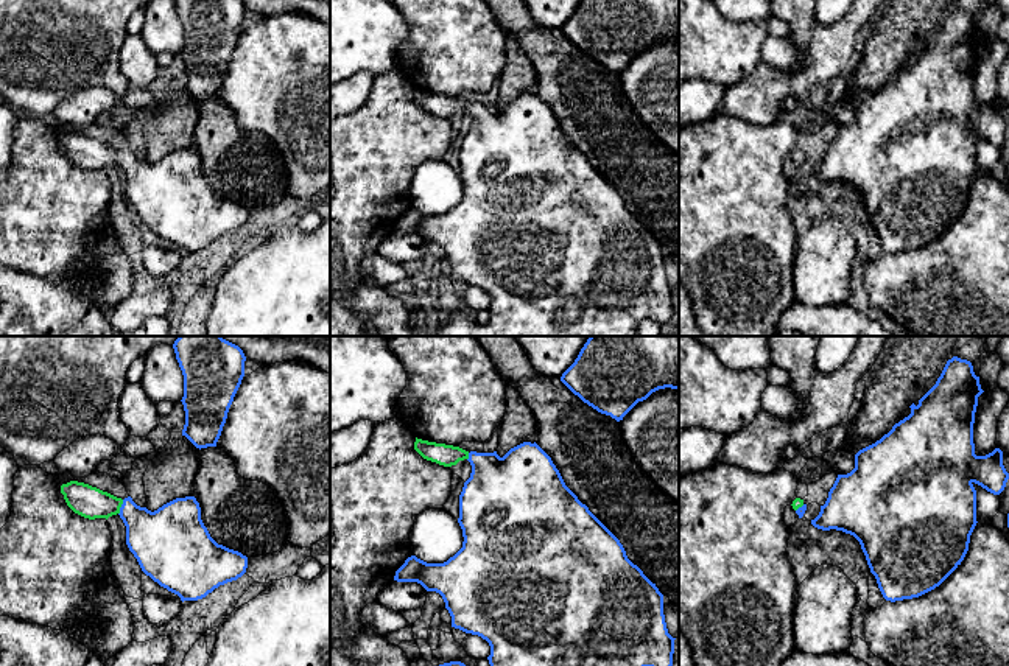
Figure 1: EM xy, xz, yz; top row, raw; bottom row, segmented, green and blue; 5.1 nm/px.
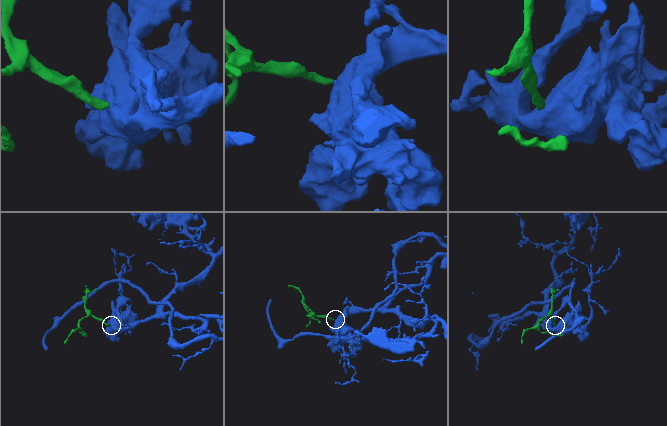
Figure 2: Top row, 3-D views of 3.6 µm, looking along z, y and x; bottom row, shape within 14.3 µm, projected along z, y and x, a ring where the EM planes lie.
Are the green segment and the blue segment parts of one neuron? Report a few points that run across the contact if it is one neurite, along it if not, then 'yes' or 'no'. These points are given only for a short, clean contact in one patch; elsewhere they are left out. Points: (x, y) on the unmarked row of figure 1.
xy (84, 151), (97, 156), (120, 157), (156, 190) | yes

